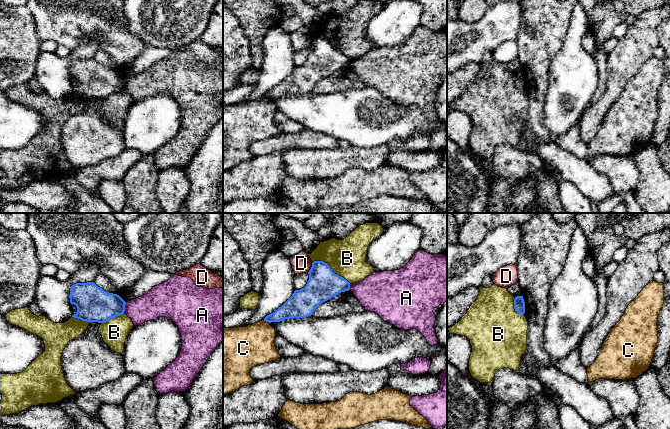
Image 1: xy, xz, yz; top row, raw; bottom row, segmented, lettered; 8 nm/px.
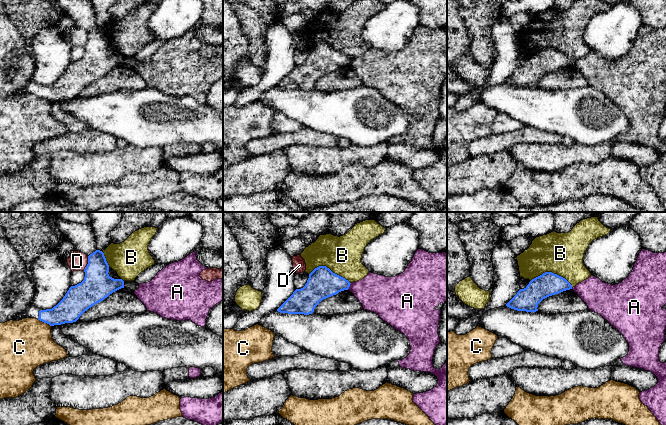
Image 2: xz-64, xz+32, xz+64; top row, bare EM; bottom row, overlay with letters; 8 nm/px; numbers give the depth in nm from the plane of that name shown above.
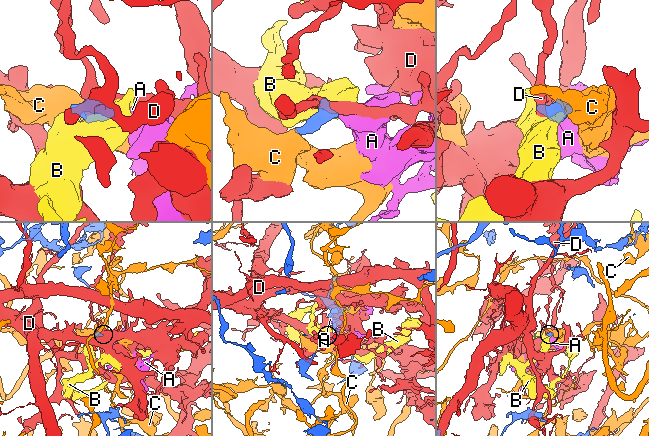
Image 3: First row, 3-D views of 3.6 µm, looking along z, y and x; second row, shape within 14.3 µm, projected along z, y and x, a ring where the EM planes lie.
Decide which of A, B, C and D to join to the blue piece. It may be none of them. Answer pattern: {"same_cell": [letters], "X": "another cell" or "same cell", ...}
{"same_cell": [], "A": "another cell", "B": "another cell", "C": "another cell", "D": "another cell"}

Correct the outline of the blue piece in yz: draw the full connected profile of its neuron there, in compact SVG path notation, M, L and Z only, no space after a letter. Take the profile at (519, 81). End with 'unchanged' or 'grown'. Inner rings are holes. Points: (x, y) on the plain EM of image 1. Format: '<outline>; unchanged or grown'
M517 72L514 75L514 85L519 90L525 89L525 78L523 72Z; unchanged

